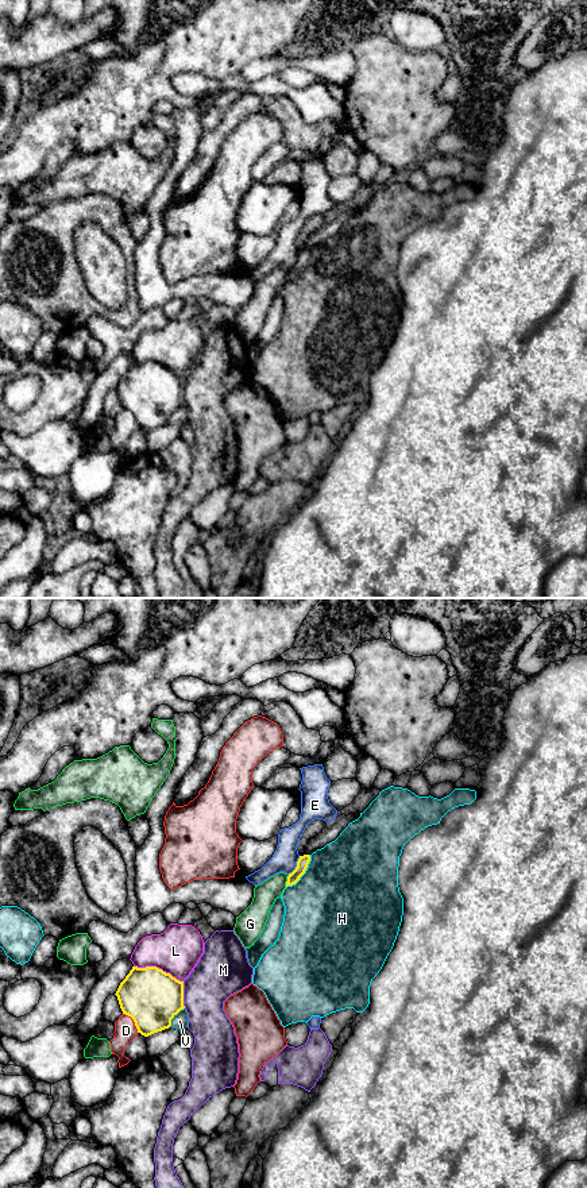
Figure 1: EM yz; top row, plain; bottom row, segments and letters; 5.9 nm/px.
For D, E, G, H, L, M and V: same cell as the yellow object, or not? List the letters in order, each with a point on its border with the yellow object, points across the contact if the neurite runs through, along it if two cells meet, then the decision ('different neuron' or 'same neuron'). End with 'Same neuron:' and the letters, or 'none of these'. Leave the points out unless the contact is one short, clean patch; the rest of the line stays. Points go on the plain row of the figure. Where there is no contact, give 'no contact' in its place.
D: yz (134, 416) | different neuron
E: yz (297, 261) | along yz (300, 251), (296, 262), (288, 269) | different neuron
G: yz (288, 276) | different neuron
H: yz (304, 267) | different neuron
L: yz (158, 363) | different neuron
M: yz (182, 390) | different neuron
V: yz (173, 412) | different neuron
Same neuron: none of these

